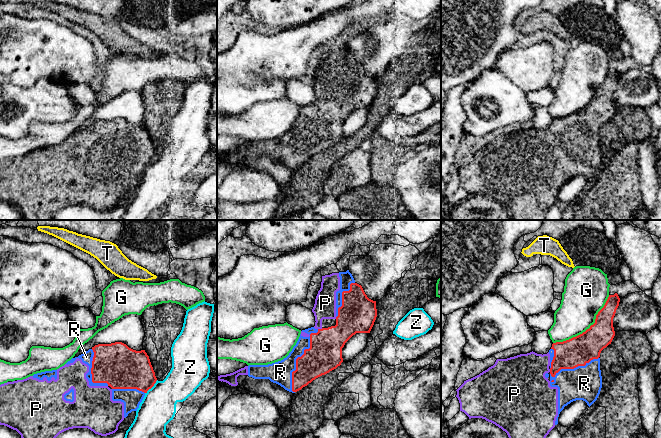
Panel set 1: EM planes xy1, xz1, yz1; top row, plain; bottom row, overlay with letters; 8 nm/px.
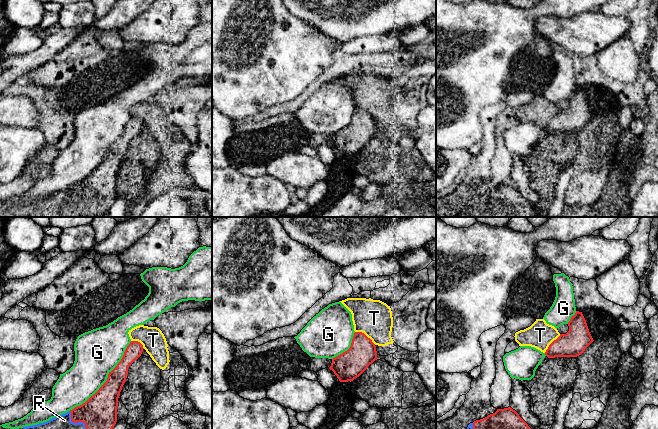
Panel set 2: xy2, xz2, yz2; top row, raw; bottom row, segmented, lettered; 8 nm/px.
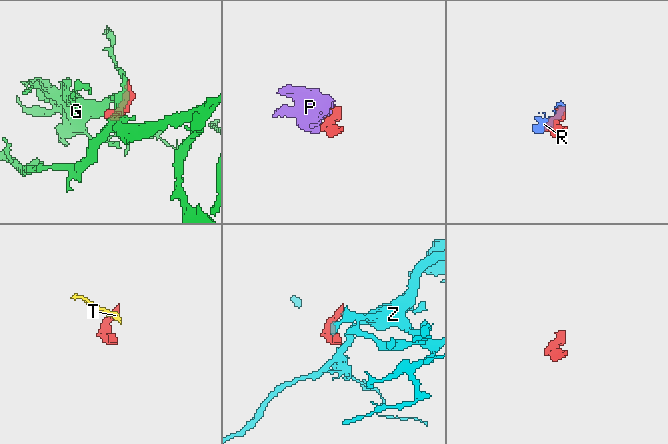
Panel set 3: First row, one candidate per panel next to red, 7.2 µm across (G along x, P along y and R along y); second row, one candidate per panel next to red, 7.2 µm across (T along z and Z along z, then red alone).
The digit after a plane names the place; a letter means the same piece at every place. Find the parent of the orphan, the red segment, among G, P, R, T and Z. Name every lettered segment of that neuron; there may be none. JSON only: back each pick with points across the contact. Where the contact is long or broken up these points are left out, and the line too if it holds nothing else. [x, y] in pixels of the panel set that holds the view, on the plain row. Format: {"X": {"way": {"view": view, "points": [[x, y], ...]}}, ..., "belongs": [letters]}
{"belongs": ["P", "R"]}

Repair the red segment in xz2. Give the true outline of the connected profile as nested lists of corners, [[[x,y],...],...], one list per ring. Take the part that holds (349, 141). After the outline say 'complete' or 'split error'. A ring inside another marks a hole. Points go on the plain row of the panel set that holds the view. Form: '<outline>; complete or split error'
[[[355,108],[350,124],[332,135],[330,146],[340,158],[353,157],[377,136],[376,122],[362,108]]]; complete

